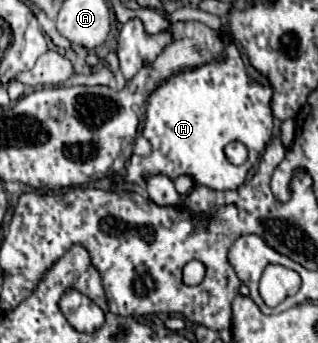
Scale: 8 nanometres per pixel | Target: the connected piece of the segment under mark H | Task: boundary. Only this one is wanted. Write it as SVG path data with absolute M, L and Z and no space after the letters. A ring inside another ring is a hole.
M234 43L226 47L224 61L196 67L194 71L182 71L170 77L150 99L146 101L146 121L142 135L150 141L150 157L134 155L120 181L142 185L146 175L164 173L170 179L178 175L190 175L194 183L214 190L234 190L246 181L246 173L260 159L266 143L272 137L274 117L270 115L270 87L250 83L240 51ZM240 141L248 147L248 161L240 167L228 163L224 157L224 145Z

